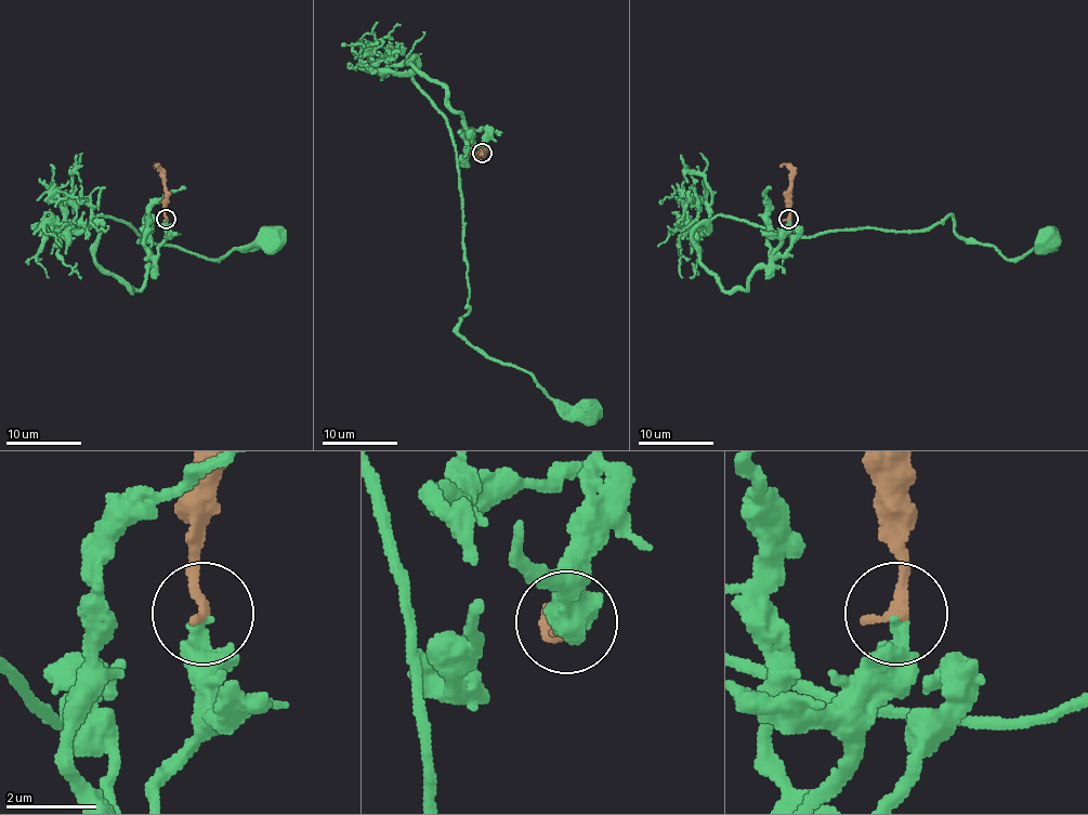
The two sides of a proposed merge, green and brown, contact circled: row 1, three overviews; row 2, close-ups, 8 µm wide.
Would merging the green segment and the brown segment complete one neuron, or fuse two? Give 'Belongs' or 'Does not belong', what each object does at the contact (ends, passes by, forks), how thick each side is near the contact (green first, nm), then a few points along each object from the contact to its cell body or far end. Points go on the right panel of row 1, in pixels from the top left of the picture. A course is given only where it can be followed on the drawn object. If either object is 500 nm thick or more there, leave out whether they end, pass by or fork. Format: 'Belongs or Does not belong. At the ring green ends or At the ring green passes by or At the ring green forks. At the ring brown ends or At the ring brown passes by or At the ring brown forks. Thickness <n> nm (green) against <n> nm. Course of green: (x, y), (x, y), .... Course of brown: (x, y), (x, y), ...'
Belongs. At the ring green ends. At the ring brown ends. Thickness 400 nm (green) against 280 nm. Course of green: (788, 220), (775, 255), (798, 237), (920, 232), (948, 214), (954, 229), (1007, 258), (1046, 239). Course of brown: (788, 219), (790, 175), (784, 163), (781, 166)

